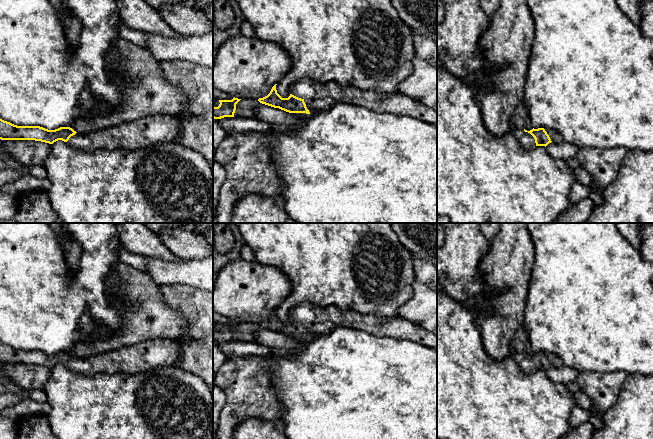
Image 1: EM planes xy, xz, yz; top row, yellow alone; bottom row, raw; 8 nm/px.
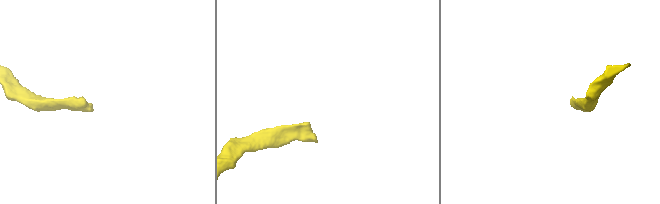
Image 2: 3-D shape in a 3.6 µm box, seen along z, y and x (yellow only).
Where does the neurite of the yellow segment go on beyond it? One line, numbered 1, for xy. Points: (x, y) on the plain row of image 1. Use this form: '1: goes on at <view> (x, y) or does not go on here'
1: goes on at xy (145, 356)

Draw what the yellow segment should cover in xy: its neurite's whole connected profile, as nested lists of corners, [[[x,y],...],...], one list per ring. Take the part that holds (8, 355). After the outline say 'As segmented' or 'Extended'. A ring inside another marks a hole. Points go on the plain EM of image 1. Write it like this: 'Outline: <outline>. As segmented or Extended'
Outline: [[[168,339],[147,340],[85,358],[70,351],[48,354],[40,350],[17,350],[0,343],[1,364],[35,364],[49,368],[62,364],[74,373],[90,375],[136,374],[157,367],[177,367],[180,355],[180,344]]]. Extended

